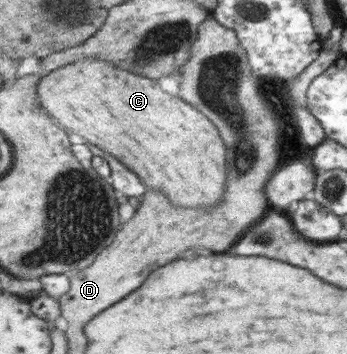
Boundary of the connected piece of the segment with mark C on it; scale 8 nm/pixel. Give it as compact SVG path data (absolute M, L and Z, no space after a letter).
M86 59L83 62L74 62L67 64L65 66L60 66L55 68L46 74L41 76L39 81L37 81L35 90L37 101L39 106L48 114L48 116L57 120L65 130L69 130L68 133L74 133L79 136L83 136L89 144L97 146L99 150L107 152L109 156L113 156L117 162L121 162L125 168L129 168L137 178L141 178L139 182L143 182L145 186L149 186L151 190L159 190L161 194L165 194L165 198L169 198L169 202L173 206L183 206L183 208L197 208L199 204L203 208L211 208L215 206L217 202L221 202L221 196L223 196L223 184L225 184L225 146L221 142L221 138L217 136L217 130L215 126L201 114L197 112L195 108L191 108L189 104L185 104L183 100L179 98L173 98L173 94L169 94L169 90L165 90L165 86L157 86L153 80L147 80L143 76L135 76L131 72L125 72L125 70L119 70L115 66L111 66L107 60L97 60L97 59Z

